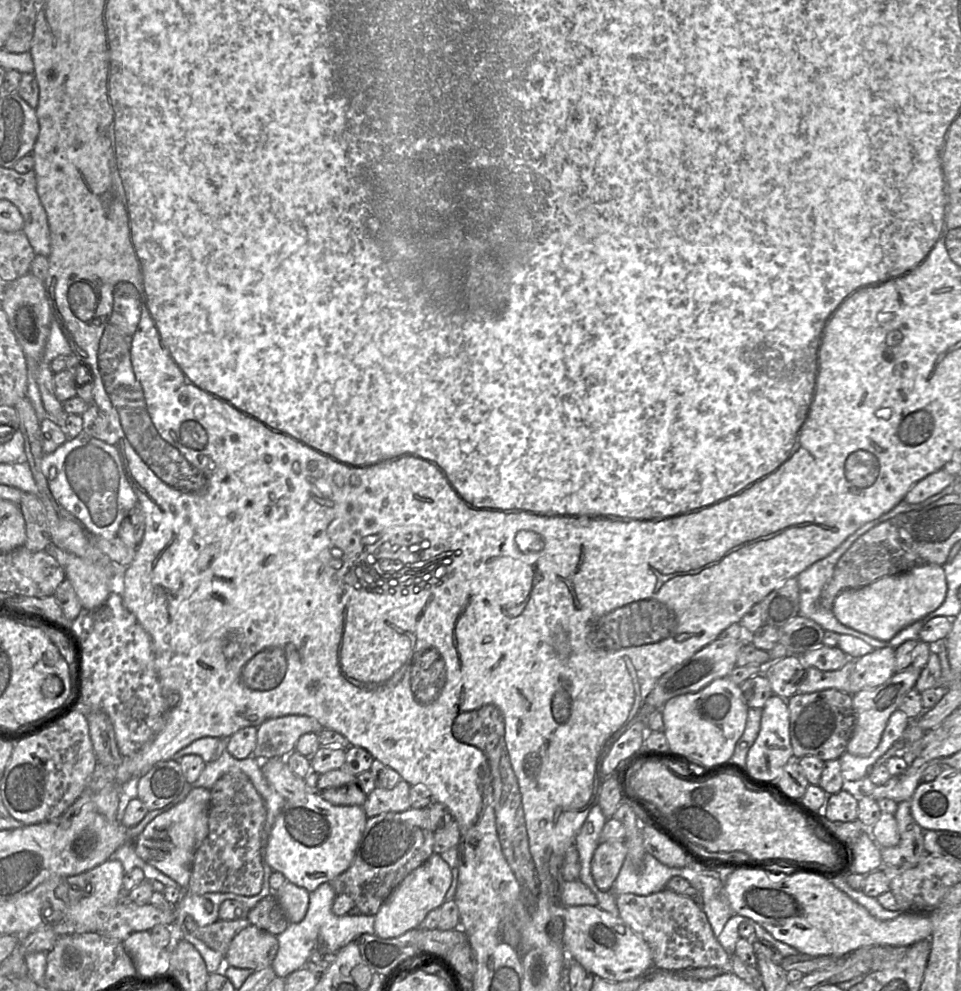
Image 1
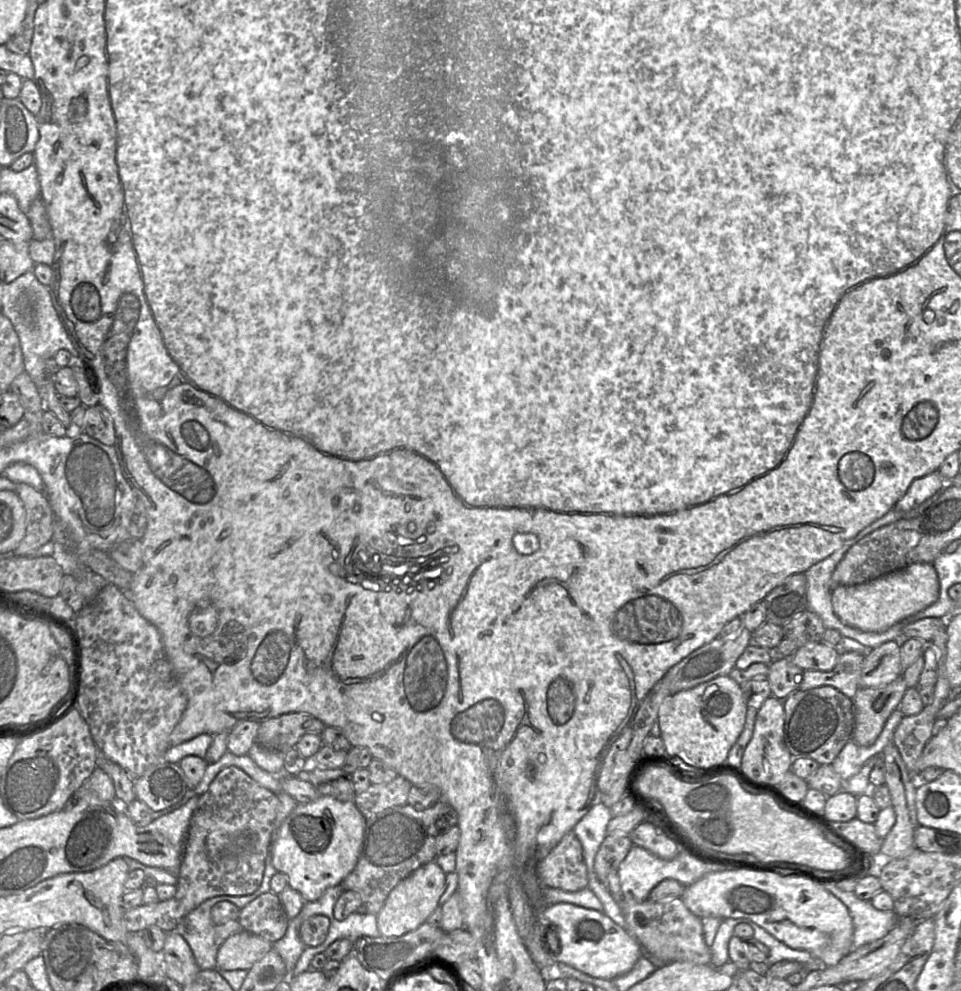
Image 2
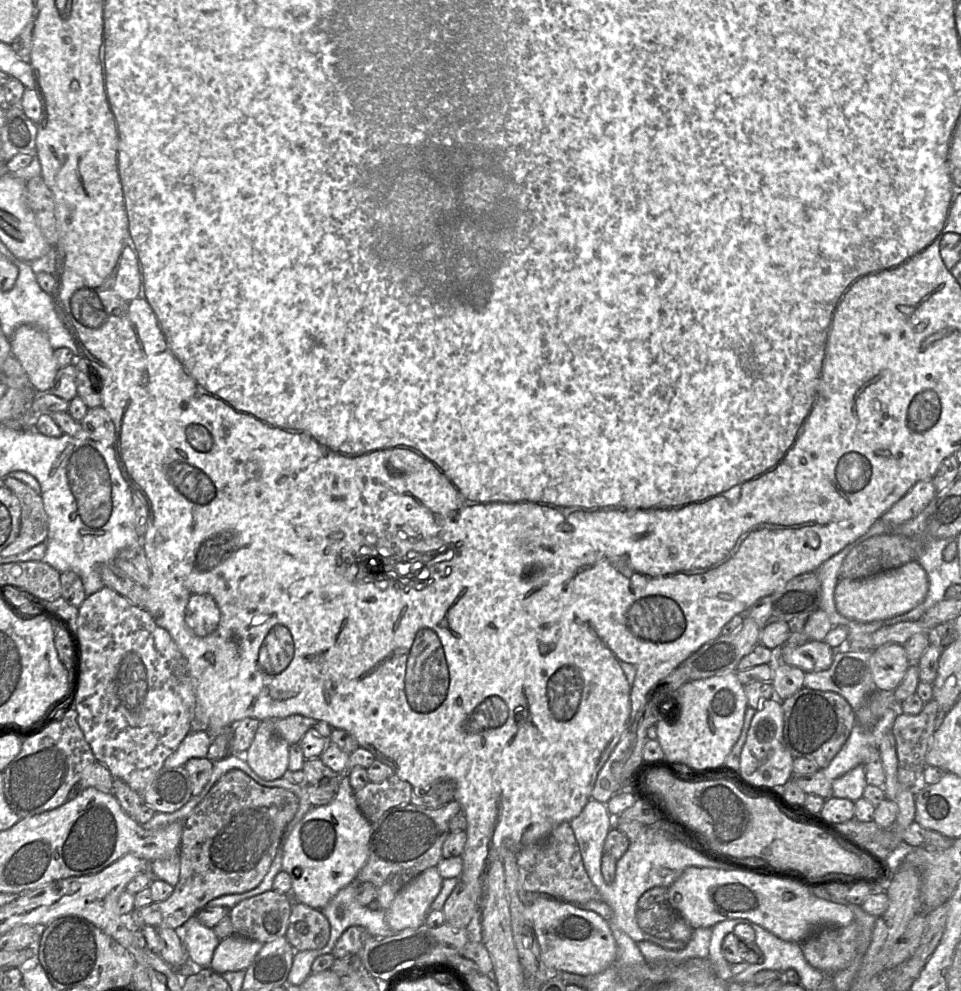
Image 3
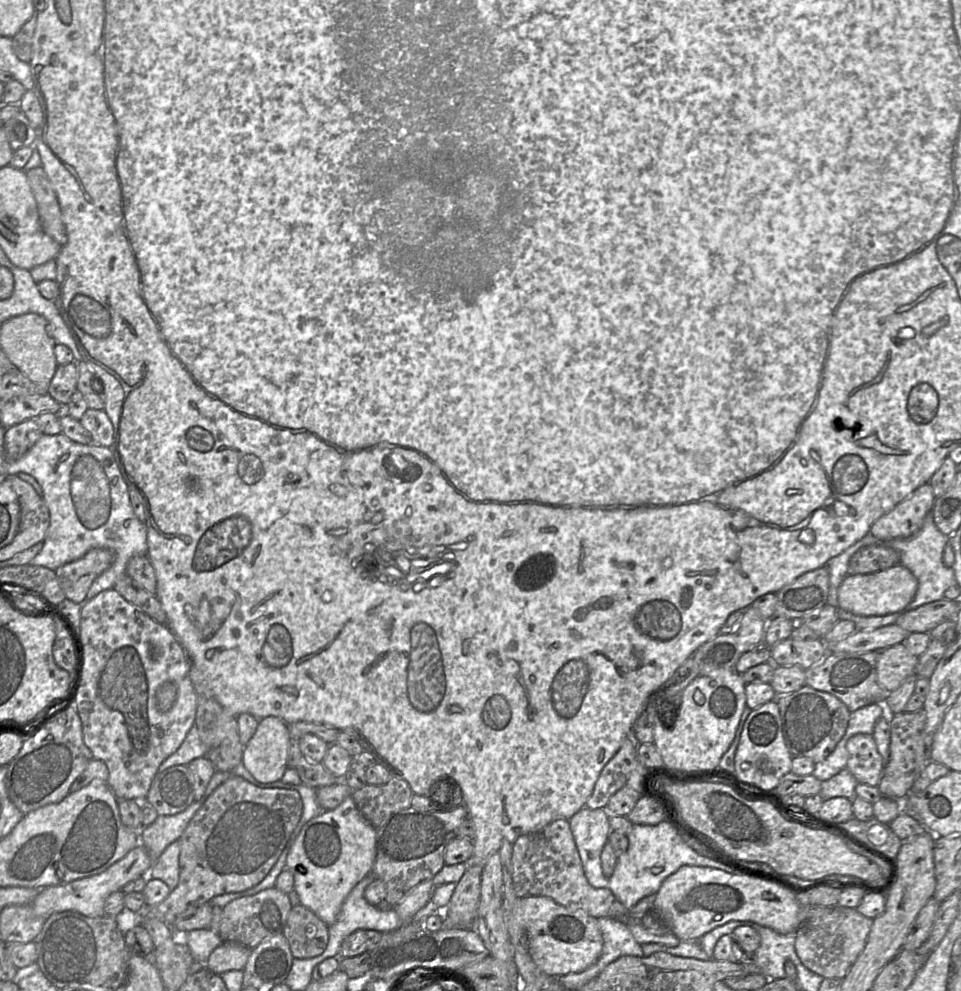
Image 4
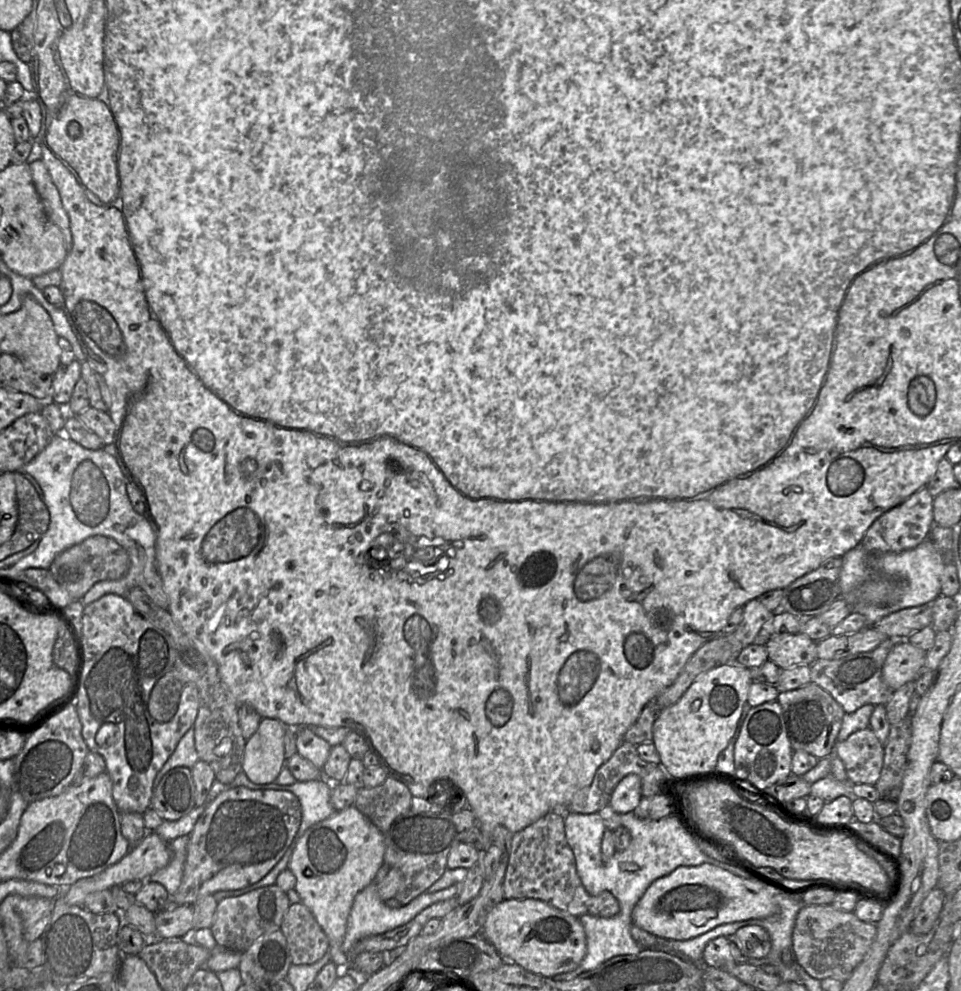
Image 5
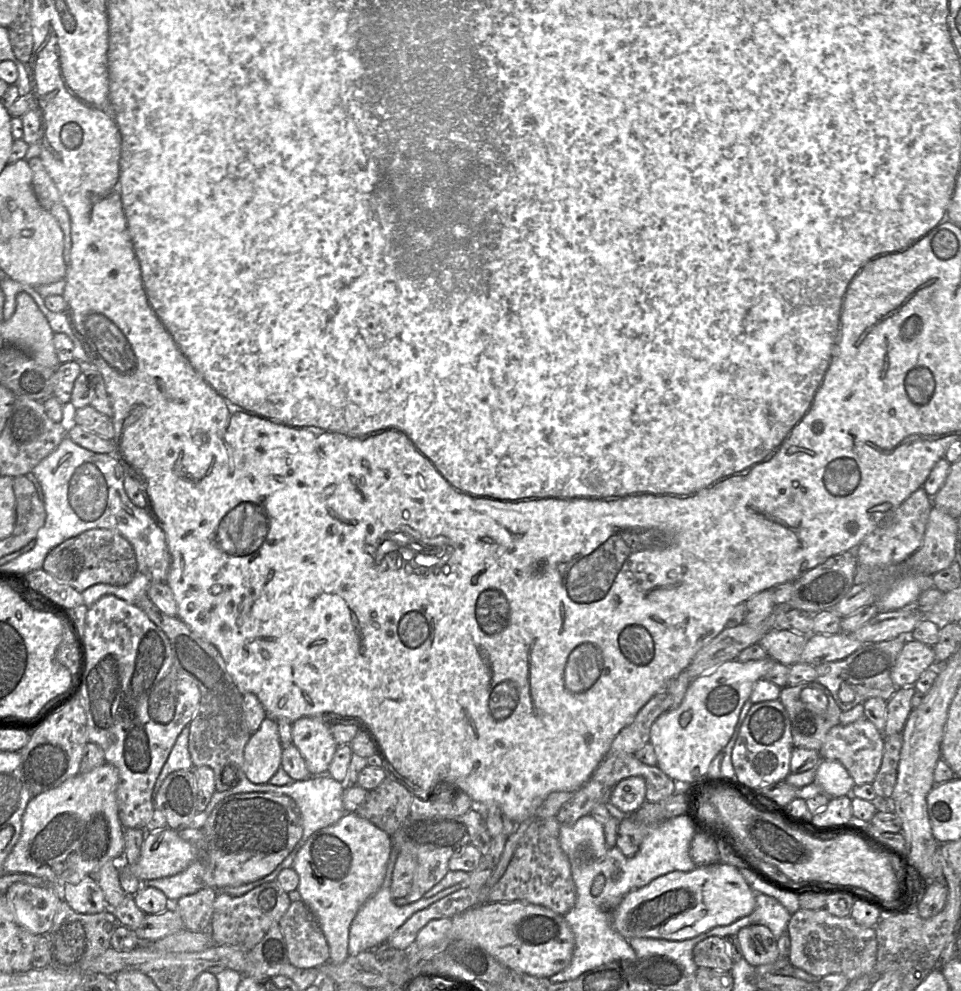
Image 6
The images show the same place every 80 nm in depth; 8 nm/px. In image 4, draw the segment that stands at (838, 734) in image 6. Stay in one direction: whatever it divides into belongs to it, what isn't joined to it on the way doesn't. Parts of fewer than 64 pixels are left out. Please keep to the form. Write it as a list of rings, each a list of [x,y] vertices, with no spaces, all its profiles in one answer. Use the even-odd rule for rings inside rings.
[[[856,734],[848,740],[846,748],[849,754],[846,768],[858,783],[878,786],[884,762],[873,735]]]

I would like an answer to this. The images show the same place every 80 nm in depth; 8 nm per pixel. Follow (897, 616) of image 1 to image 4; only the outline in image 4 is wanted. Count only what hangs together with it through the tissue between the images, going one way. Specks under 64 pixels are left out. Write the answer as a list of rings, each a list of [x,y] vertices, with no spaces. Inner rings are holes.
[[[900,564],[872,574],[847,575],[838,588],[838,607],[860,616],[906,612],[903,610],[913,600],[917,588],[916,577]]]

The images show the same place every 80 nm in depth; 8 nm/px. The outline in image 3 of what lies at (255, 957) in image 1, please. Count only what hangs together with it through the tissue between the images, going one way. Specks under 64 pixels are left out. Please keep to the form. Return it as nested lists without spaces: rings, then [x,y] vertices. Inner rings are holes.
[[[236,934],[223,938],[216,947],[210,968],[219,974],[246,970],[264,943]]]

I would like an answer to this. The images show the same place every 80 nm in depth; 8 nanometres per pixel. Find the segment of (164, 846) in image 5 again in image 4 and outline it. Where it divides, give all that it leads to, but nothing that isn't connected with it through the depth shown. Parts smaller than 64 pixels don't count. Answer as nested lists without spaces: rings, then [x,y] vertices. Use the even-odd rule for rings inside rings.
[[[139,845],[130,850],[123,858],[113,863],[103,872],[69,883],[48,886],[40,890],[30,903],[36,914],[47,917],[54,912],[73,910],[89,917],[105,915],[104,906],[106,898],[113,892],[119,891],[130,881],[141,876],[147,876],[153,862],[144,846]]]

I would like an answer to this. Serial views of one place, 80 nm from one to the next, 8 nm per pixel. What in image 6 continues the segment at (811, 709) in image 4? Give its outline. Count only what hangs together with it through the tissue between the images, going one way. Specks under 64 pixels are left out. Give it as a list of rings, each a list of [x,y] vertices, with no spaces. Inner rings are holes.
[[[819,682],[800,683],[795,686],[781,688],[779,700],[786,709],[791,722],[791,735],[794,747],[819,751],[828,731],[840,724],[840,714],[842,711],[834,701],[830,691]],[[805,688],[816,688],[824,692],[828,700],[828,707],[824,715],[815,714],[801,701],[800,694]]]

